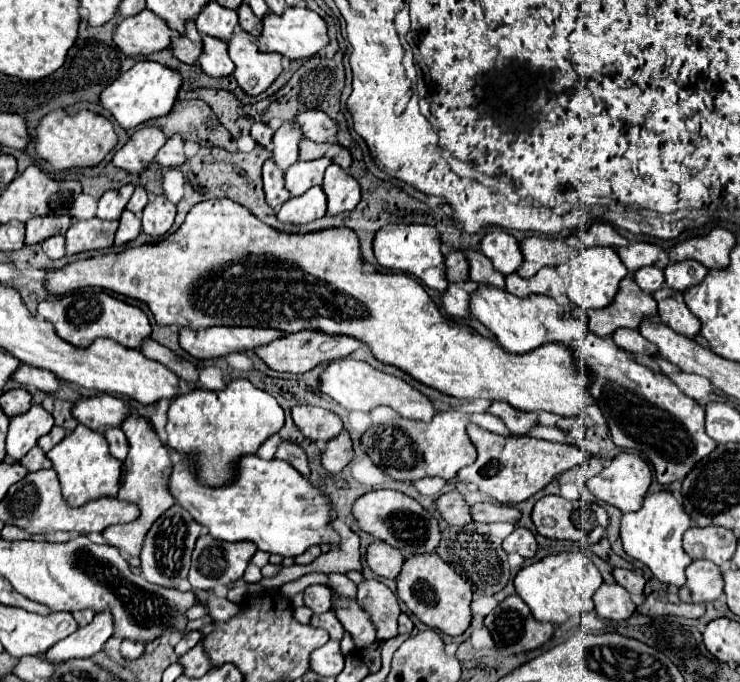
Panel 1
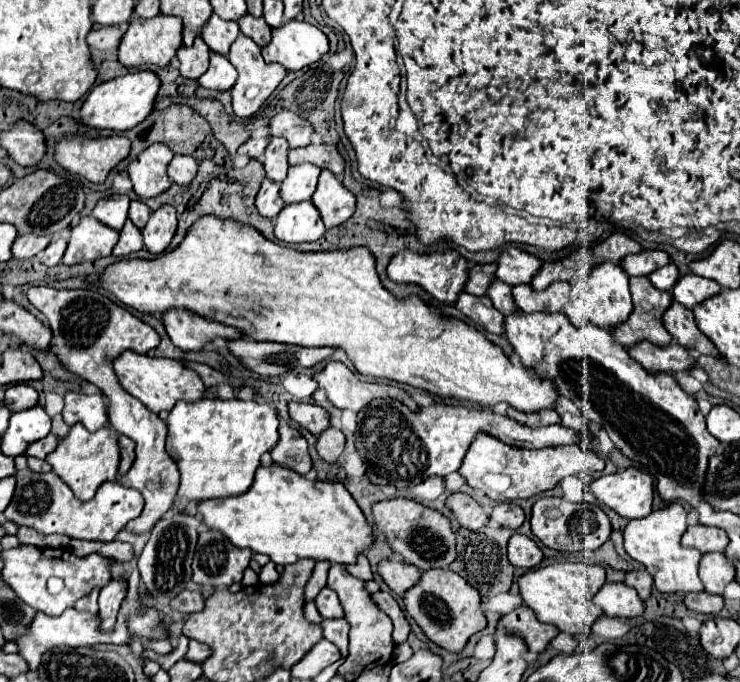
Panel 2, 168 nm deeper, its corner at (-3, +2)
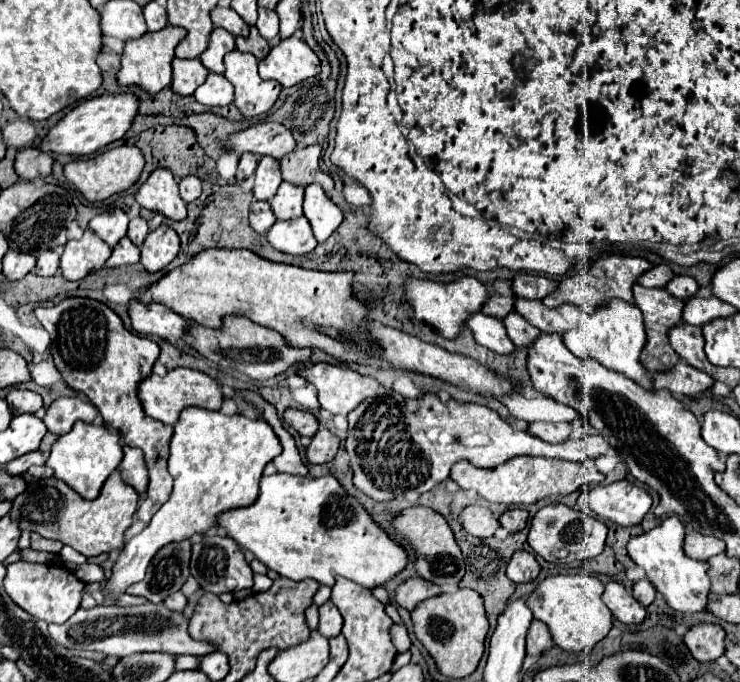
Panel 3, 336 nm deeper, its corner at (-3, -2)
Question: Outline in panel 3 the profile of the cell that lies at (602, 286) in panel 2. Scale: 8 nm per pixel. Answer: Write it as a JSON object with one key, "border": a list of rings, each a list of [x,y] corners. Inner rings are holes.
{"border":[[[620,299],[612,301],[608,303],[608,307],[600,307],[596,313],[588,315],[582,325],[564,333],[562,339],[564,339],[564,345],[572,349],[574,355],[584,357],[584,359],[596,359],[604,367],[620,371],[628,375],[630,379],[634,379],[644,389],[654,391],[652,375],[640,363],[640,351],[646,343],[646,333],[644,333],[644,323],[642,323],[642,315],[638,307],[624,303]]]}

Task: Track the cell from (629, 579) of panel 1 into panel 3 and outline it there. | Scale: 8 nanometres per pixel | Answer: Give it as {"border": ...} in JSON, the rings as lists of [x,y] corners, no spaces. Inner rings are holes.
{"border":[[[640,579],[638,583],[634,583],[632,591],[634,591],[634,597],[636,597],[644,607],[648,607],[648,605],[654,601],[654,597],[656,597],[656,589],[654,589],[654,585],[652,585],[648,579]]]}

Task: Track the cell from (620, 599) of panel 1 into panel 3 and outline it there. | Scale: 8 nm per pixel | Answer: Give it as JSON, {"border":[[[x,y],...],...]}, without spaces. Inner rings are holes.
{"border":[[[610,581],[604,587],[602,595],[606,607],[612,611],[612,615],[626,625],[638,625],[646,617],[646,609],[632,597],[632,593],[618,581]]]}

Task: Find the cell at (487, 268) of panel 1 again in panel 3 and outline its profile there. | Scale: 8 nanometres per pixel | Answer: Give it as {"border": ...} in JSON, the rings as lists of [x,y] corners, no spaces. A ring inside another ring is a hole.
{"border":[[[512,311],[508,319],[504,319],[504,325],[506,325],[508,337],[516,343],[516,347],[532,347],[532,343],[540,337],[540,331],[532,327],[526,319],[520,319],[516,311]]]}

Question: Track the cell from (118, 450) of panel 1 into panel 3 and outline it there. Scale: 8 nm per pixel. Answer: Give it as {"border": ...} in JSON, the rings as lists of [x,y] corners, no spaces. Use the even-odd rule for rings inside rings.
{"border":[[[124,447],[124,459],[118,467],[122,471],[122,479],[126,483],[130,483],[140,495],[146,493],[148,487],[148,471],[146,471],[146,463],[144,463],[144,455],[140,449],[132,449],[132,447]]]}

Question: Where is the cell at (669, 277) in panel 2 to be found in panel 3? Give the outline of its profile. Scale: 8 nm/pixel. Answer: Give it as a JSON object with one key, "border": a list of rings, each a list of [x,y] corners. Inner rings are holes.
{"border":[[[686,275],[674,277],[672,283],[668,283],[668,287],[666,287],[666,291],[670,291],[670,295],[674,295],[682,301],[694,297],[698,293],[698,289],[700,289],[700,285],[692,277],[686,277]]]}

